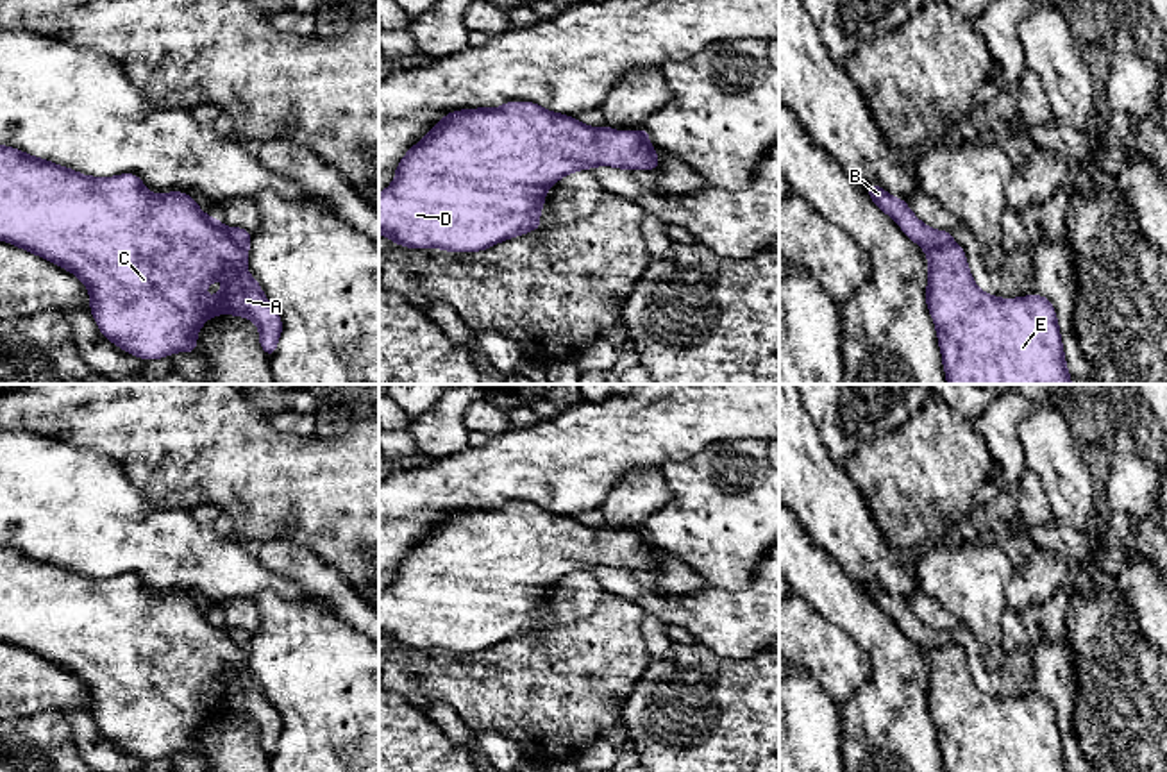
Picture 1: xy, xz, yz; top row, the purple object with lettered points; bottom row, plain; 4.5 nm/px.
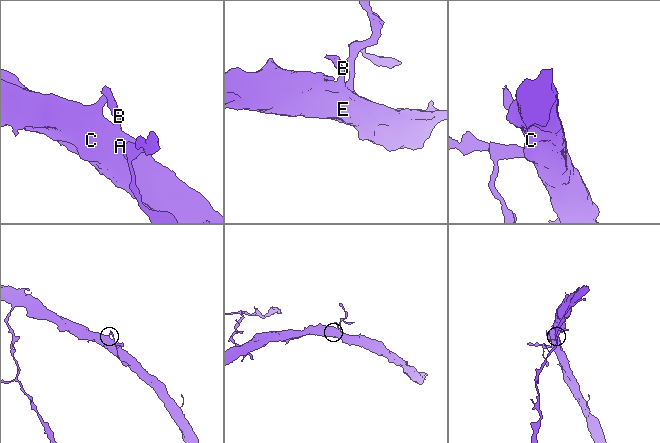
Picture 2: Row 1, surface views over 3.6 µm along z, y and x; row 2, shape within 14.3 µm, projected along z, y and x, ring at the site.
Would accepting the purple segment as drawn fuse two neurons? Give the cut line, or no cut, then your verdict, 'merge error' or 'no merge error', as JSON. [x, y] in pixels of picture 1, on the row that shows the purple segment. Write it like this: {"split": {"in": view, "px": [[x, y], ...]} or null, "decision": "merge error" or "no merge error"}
{"split": {"in": "xy", "px": [[224, 229], [247, 251]]}, "decision": "merge error"}

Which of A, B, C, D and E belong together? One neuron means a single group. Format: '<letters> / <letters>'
A C D E / B

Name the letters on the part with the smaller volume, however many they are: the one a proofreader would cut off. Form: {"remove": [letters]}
{"remove": ["B"]}

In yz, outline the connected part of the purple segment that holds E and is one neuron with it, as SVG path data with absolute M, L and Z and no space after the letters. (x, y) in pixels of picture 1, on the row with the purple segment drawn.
M956 241L931 248L926 256L926 304L936 327L947 384L1072 384L1049 298L1037 293L999 298L981 291Z

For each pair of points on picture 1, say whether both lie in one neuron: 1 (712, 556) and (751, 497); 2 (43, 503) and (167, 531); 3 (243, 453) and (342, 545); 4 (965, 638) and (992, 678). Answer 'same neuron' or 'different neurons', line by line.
1: same neuron
2: same neuron
3: same neuron
4: same neuron

